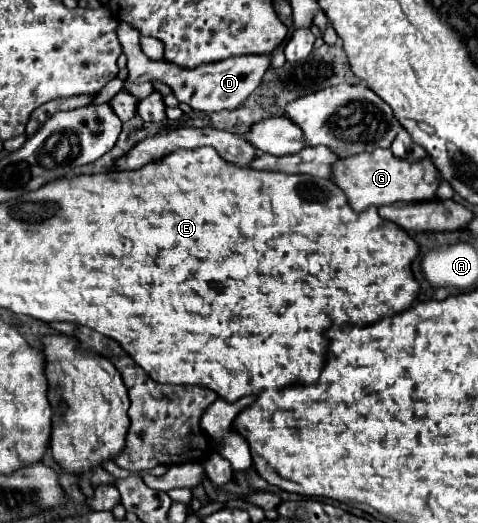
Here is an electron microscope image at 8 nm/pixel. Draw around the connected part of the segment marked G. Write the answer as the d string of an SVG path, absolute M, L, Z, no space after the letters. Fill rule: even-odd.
M375 149L371 153L365 151L353 157L337 159L333 163L331 181L337 183L337 187L341 187L353 211L365 211L371 205L381 207L381 205L391 205L397 201L403 201L403 203L429 201L429 199L435 199L435 193L439 187L437 169L429 157L421 161L405 161L405 159L397 159L389 149Z

